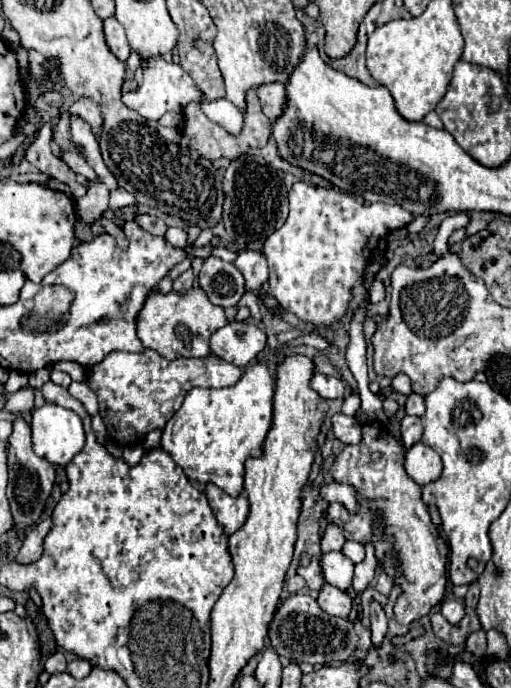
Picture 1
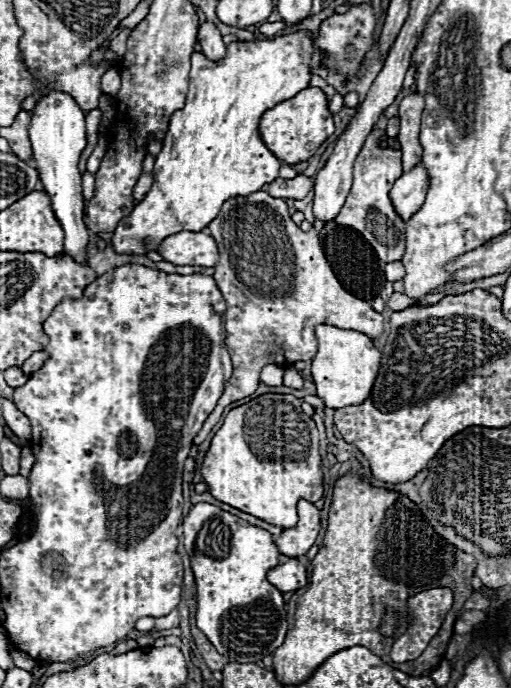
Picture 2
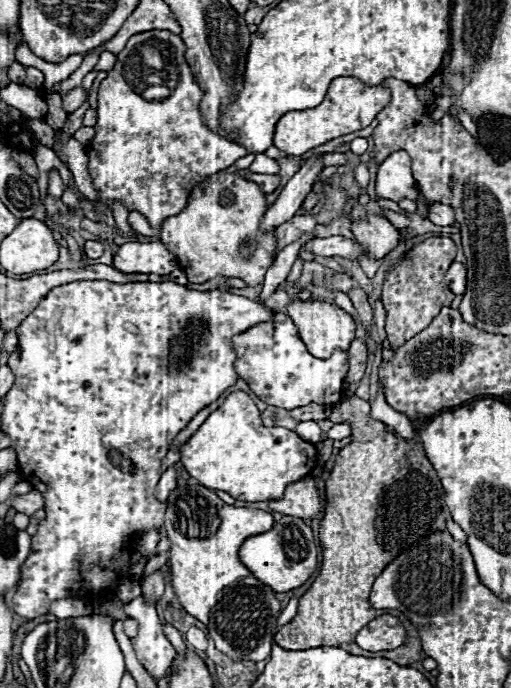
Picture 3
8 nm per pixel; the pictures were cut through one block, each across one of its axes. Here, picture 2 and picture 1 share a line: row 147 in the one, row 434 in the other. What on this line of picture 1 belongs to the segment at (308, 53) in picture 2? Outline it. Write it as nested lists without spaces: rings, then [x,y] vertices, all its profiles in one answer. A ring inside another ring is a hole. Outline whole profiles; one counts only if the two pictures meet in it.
[[[252,362],[244,368],[244,376],[234,386],[228,388],[192,388],[186,394],[182,408],[168,420],[162,432],[162,450],[166,450],[172,460],[184,470],[190,480],[198,480],[200,484],[214,482],[226,494],[238,496],[244,486],[244,460],[248,456],[260,456],[262,442],[270,430],[272,422],[272,394],[274,380],[266,362]]]

